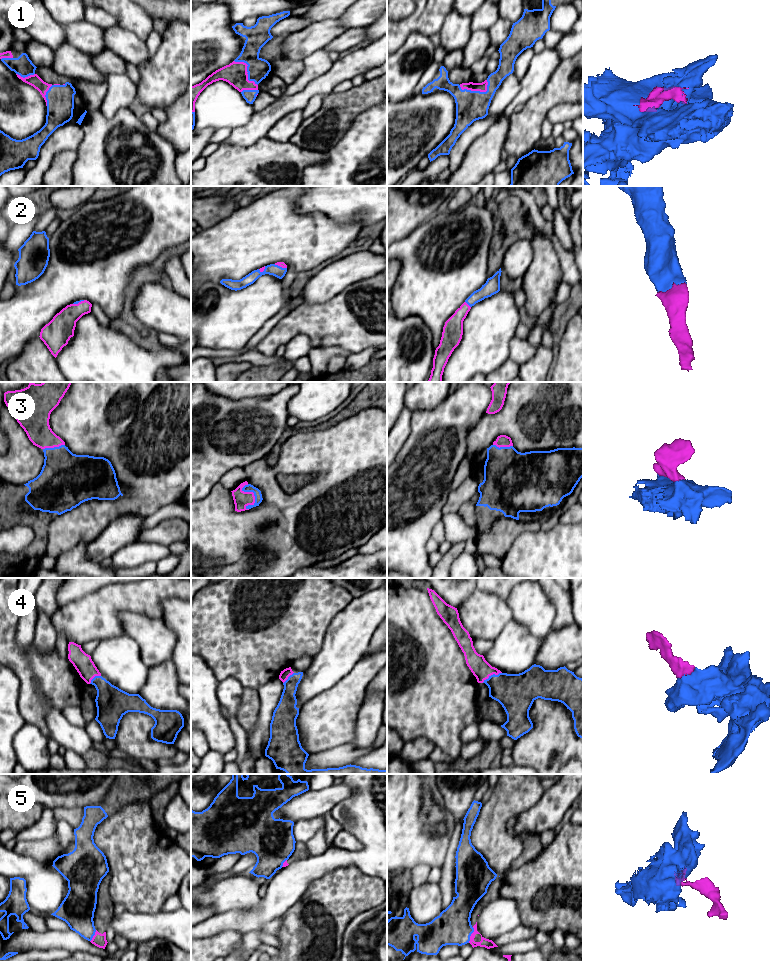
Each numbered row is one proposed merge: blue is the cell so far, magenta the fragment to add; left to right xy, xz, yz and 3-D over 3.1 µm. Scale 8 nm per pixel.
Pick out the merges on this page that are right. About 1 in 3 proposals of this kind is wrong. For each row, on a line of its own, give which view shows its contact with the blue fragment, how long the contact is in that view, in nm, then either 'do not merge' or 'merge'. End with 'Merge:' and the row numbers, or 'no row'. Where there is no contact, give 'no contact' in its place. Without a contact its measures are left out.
1: meets blue in yz; contact 240 nm long; merge
2: meets blue in yz; contact 70 nm long; merge
3: meets blue in xz; contact 200 nm long; merge
4: meets blue in yz; contact 180 nm long; merge
5: meets blue in yz; contact 130 nm long; do not merge
Merge: 1, 2, 3, 4

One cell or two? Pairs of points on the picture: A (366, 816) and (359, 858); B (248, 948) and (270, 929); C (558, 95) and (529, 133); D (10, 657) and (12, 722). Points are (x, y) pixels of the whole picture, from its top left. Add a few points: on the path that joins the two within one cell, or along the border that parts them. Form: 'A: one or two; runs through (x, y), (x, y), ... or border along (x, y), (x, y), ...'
A: one; runs through (366, 826), (367, 848)
B: one; runs through (250, 942), (264, 930)
C: one; runs through (548, 101), (529, 120), (529, 123)
D: two; border along (10, 668), (19, 680), (19, 691)

